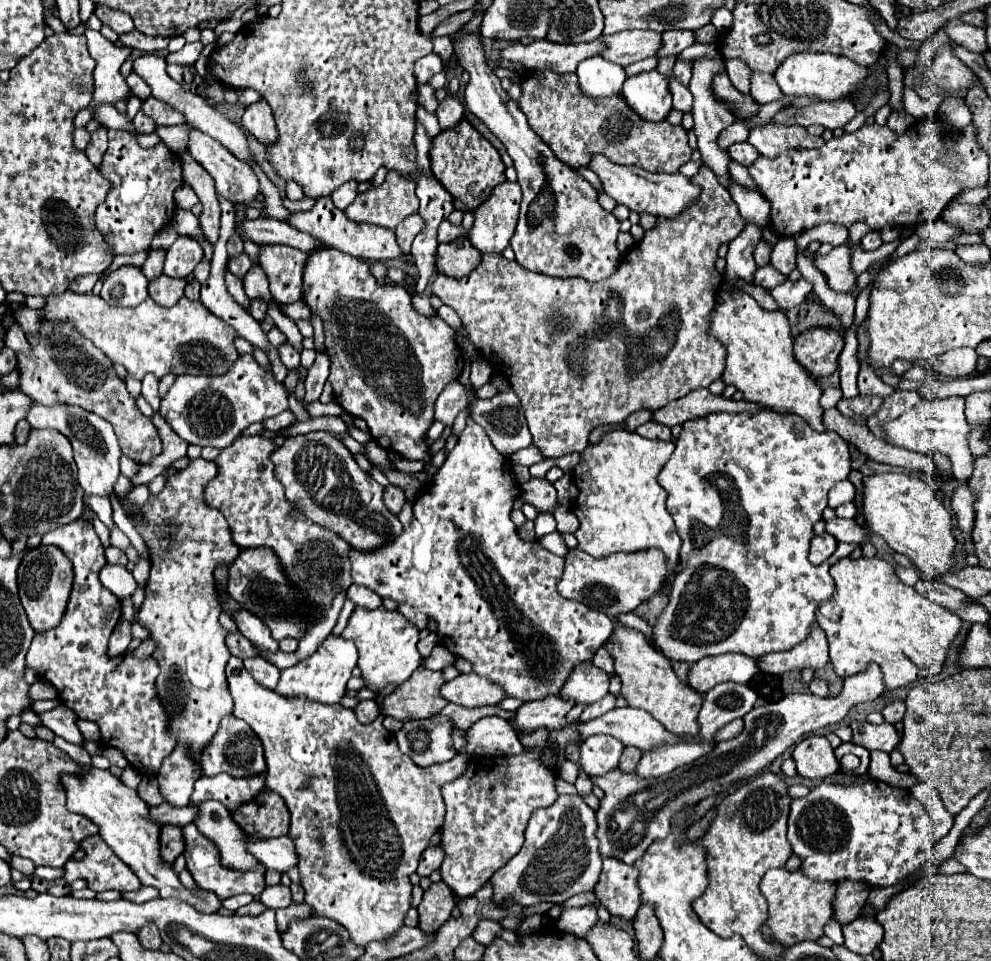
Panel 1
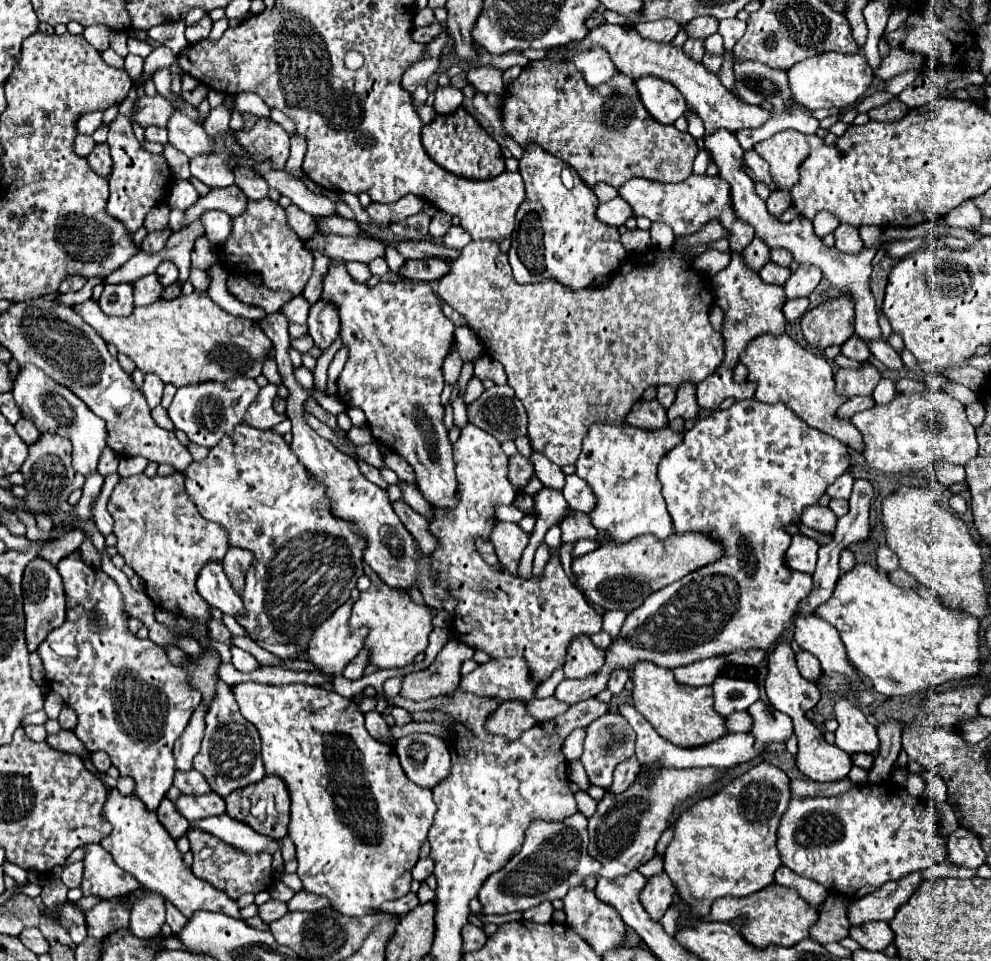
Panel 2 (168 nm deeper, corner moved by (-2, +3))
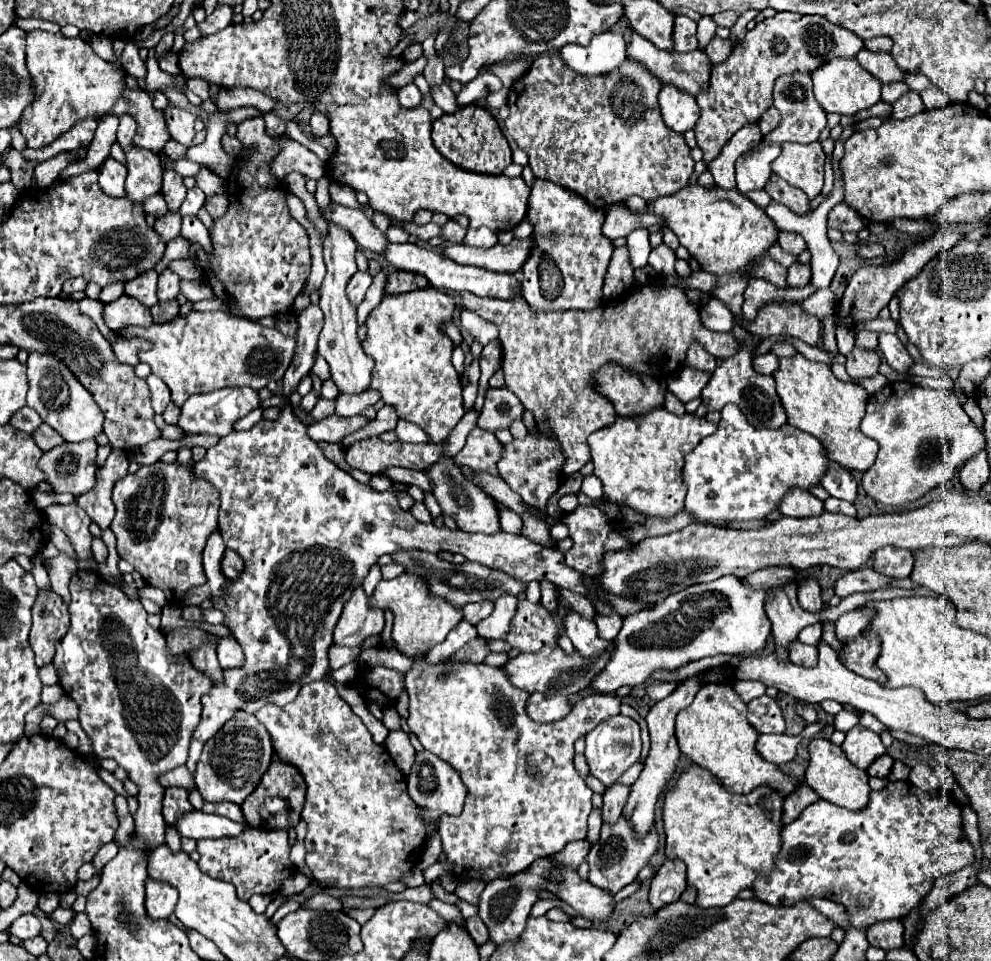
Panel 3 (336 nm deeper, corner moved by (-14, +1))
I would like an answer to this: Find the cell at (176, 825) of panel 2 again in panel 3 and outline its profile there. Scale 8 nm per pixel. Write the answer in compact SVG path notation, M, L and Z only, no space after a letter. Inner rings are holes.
M166 788L164 790L164 800L162 800L162 814L164 820L172 826L176 822L176 814L184 814L188 810L192 810L192 804L188 802L188 790L184 788Z

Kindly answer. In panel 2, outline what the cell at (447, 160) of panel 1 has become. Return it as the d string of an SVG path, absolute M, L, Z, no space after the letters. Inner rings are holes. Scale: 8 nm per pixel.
M460 106L456 112L442 116L438 114L432 124L422 128L422 144L428 156L444 170L468 178L468 180L490 180L500 176L504 168L504 156L498 142L486 134L486 130Z

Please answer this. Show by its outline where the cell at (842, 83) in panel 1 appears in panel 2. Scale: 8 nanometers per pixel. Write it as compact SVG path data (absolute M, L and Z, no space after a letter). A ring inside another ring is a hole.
M828 52L828 54L806 58L796 66L792 66L786 74L788 74L792 98L810 110L848 108L866 94L874 78L872 68L868 66L864 54L840 54L840 52Z

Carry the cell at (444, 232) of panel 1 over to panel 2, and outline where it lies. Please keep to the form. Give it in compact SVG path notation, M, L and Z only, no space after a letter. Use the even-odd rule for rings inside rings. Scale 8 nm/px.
M450 226L450 230L448 230L448 232L444 234L444 238L442 238L444 246L454 248L454 250L462 250L470 240L472 240L470 234L468 234L462 226Z

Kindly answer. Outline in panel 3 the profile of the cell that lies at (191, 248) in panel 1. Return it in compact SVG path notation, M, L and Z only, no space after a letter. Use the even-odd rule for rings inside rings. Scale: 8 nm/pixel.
M164 270L162 276L158 278L158 300L166 302L166 300L174 300L180 292L180 276L176 276L170 270Z

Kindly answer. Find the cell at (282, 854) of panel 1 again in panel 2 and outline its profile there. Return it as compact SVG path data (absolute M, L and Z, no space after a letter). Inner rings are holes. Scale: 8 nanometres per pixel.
M228 814L212 816L208 820L200 820L196 824L190 824L190 828L196 828L196 826L200 830L214 834L222 842L226 842L226 844L230 844L230 846L234 846L234 848L238 848L240 852L246 852L246 854L264 854L264 852L274 854L282 848L280 840L272 840L270 836L258 834L248 824L232 820Z

